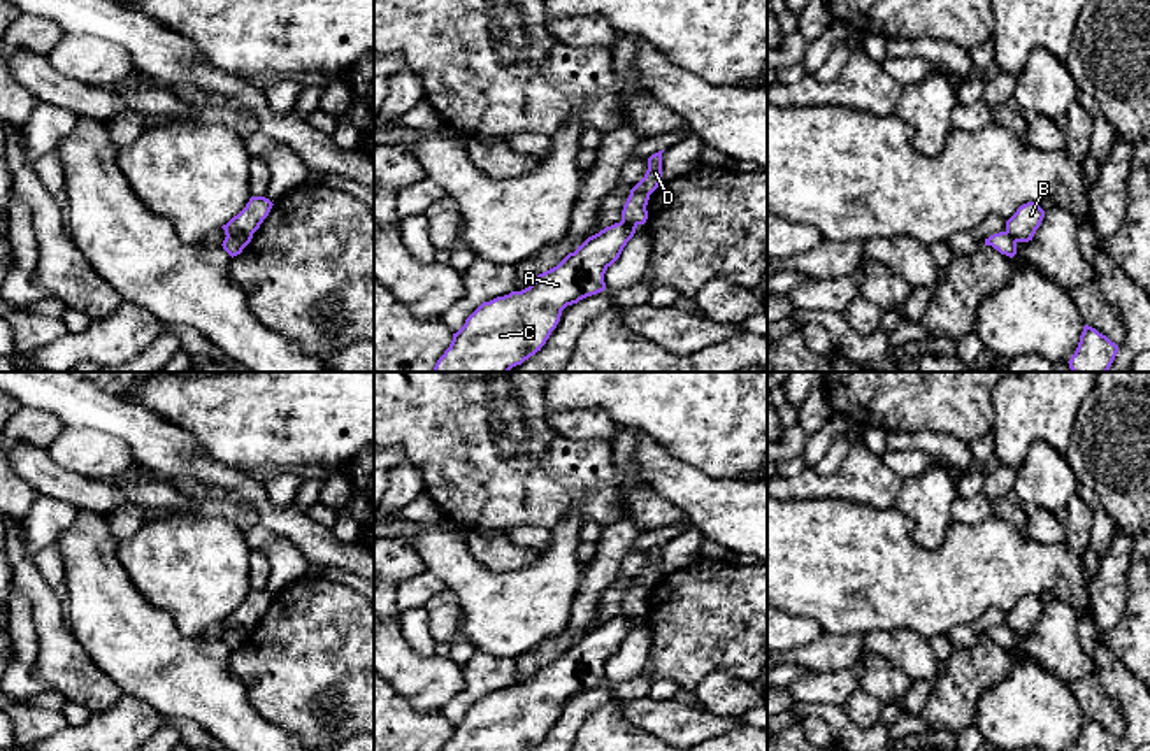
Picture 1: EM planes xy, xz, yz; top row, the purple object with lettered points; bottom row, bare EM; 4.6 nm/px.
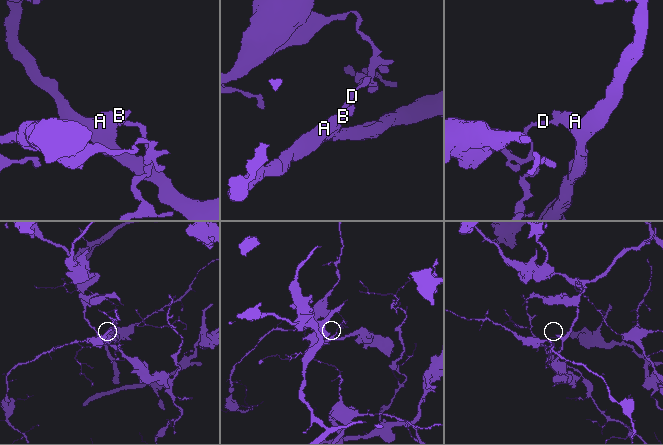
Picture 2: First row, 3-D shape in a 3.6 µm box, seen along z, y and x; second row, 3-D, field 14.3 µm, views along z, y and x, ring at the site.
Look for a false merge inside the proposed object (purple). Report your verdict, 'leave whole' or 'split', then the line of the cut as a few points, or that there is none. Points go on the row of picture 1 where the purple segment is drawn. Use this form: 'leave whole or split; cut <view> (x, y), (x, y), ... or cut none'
split; cut xy (251, 234), (230, 234), (227, 237)

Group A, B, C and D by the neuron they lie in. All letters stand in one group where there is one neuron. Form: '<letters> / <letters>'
A B C / D

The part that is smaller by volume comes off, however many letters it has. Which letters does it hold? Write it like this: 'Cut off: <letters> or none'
Cut off: D

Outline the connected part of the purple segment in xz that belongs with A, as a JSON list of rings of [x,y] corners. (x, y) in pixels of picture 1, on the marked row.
[[[623,221],[606,226],[528,288],[483,302],[432,372],[509,372],[521,365],[541,351],[567,305],[606,290],[604,274],[636,228]]]

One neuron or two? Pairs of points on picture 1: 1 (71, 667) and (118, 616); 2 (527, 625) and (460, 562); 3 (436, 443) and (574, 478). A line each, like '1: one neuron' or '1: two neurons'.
1: two neurons
2: one neuron
3: one neuron

